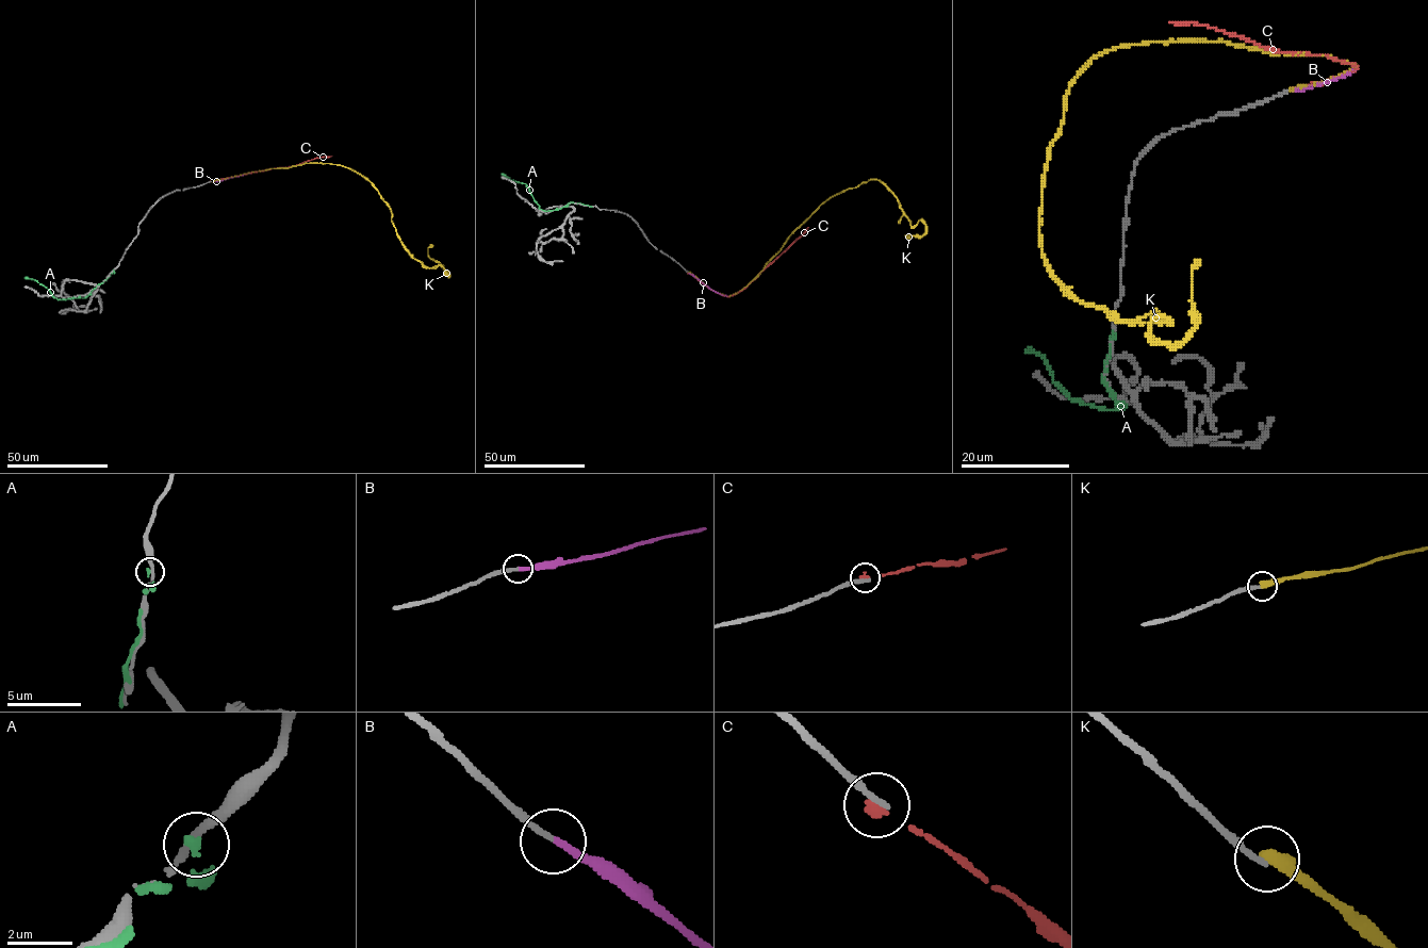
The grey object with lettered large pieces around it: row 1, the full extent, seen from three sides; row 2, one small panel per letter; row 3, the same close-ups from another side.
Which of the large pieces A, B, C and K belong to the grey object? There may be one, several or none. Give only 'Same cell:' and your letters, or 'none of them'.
Same cell: B

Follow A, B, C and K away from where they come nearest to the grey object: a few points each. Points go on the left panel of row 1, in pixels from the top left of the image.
A: (113, 270), (84, 297), (59, 299), (33, 279), (23, 277)
B: (212, 181), (249, 173)
C: (211, 181), (331, 157)
K: (212, 181), (339, 164), (376, 190), (404, 248), (448, 275), (428, 255), (432, 245)

